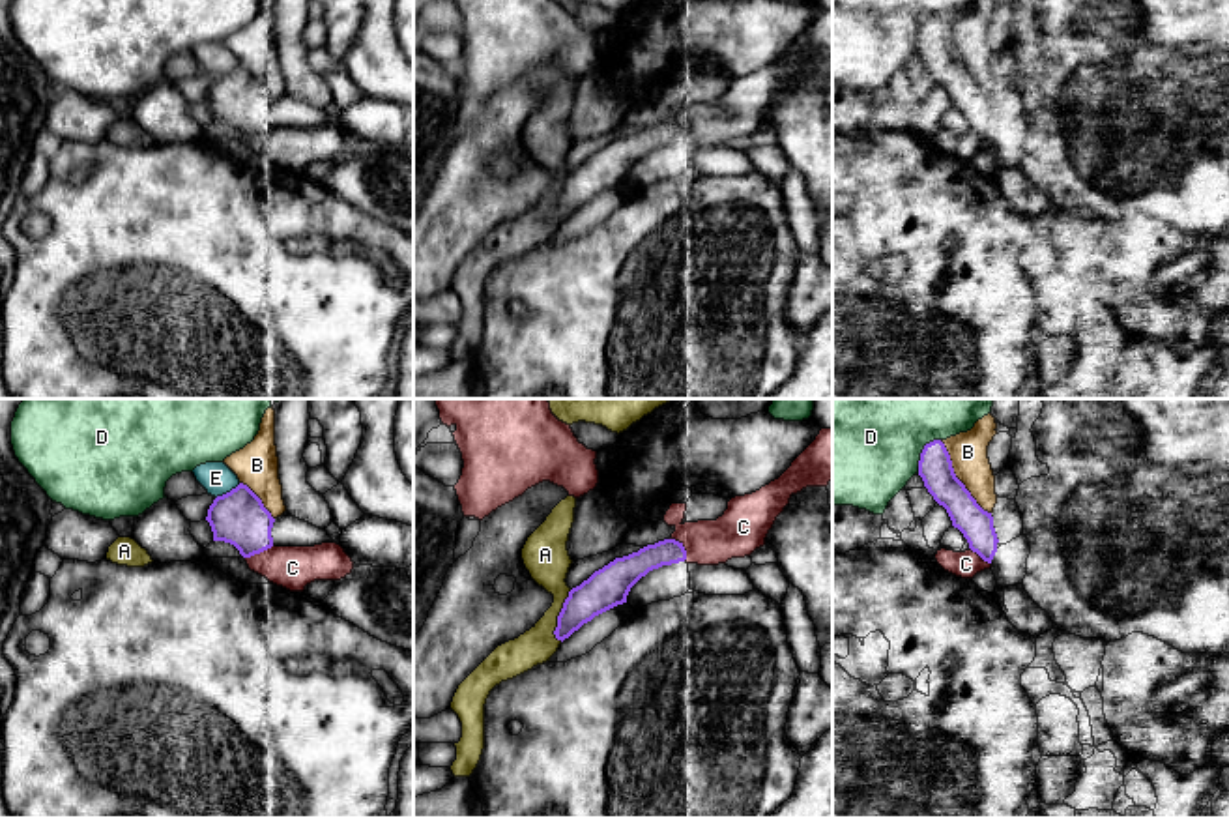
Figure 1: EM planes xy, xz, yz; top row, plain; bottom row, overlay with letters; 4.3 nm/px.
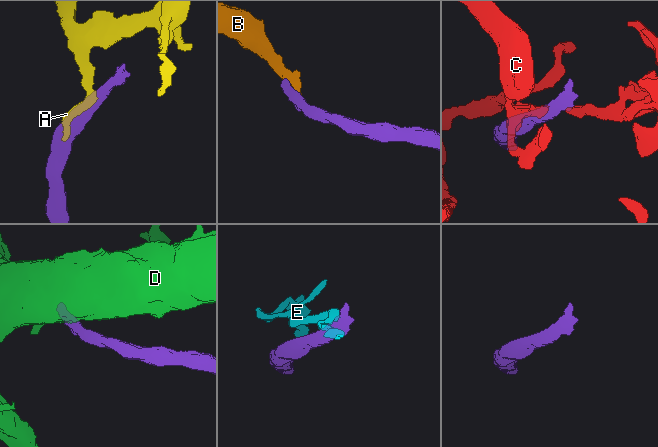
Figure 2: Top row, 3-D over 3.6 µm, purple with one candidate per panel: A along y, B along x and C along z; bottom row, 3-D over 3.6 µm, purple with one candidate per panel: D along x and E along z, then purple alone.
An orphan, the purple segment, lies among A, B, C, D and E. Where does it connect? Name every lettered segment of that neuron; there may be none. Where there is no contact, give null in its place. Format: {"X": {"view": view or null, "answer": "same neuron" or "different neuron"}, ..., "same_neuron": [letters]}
{"A": {"view": "xz", "answer": "different neuron"}, "B": {"view": "yz", "answer": "same neuron"}, "C": {"view": "xz", "answer": "different neuron"}, "D": {"view": "yz", "answer": "different neuron"}, "E": {"view": "xy", "answer": "different neuron"}, "same_neuron": ["B"]}

